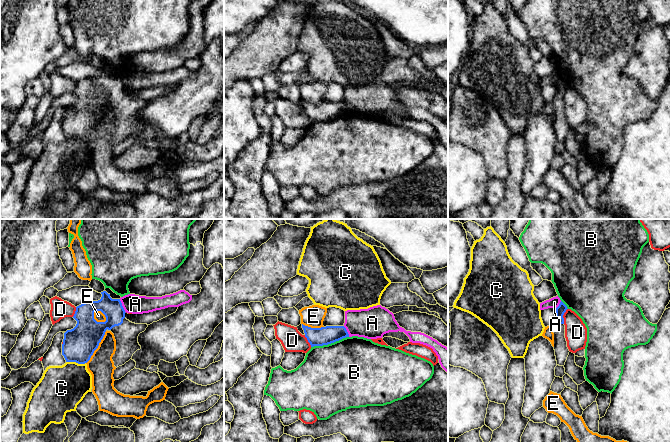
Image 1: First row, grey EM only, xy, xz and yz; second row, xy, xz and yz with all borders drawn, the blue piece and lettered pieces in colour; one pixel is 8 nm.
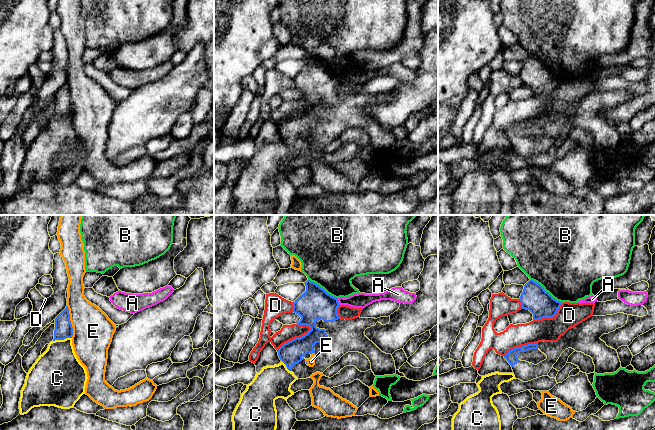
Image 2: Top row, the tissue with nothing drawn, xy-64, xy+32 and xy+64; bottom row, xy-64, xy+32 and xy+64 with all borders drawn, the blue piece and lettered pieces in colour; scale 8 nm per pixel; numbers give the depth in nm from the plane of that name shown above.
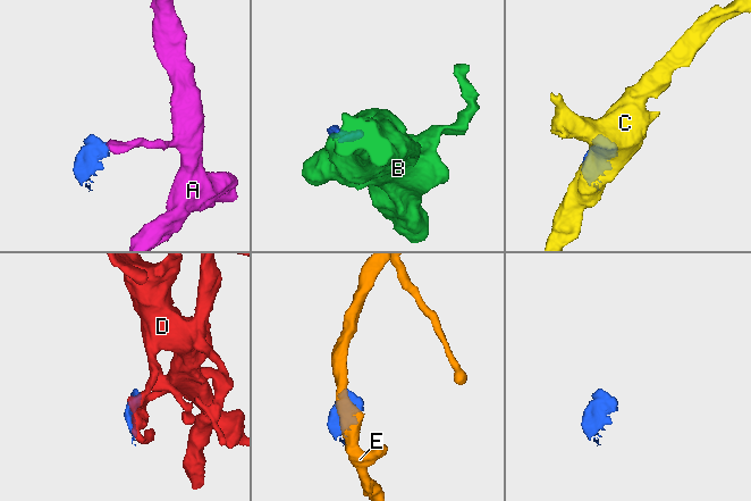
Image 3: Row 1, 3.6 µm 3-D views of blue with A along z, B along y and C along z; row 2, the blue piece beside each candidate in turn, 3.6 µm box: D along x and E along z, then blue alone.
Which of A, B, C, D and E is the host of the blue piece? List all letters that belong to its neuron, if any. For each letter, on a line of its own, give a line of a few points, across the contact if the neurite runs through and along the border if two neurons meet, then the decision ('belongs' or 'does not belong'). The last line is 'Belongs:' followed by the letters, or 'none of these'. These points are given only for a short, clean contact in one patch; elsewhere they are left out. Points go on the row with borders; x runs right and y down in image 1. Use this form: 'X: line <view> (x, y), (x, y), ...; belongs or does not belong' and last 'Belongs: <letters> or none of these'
A: line xy (119, 299), (125, 312); does not belong
B: line xz (348, 336), (327, 344), (311, 347); does not belong
C: line xy (66, 361), (85, 363); does not belong
D: does not belong
E: does not belong
Belongs: none of these

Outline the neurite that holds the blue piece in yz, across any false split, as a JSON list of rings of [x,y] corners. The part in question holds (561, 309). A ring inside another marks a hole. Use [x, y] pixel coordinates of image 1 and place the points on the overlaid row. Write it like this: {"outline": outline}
{"outline": [[[561,301],[556,310],[556,319],[552,325],[554,333],[554,350],[557,365],[564,366],[569,355],[567,341],[565,338],[565,325],[563,315],[567,310],[567,306]]]}

